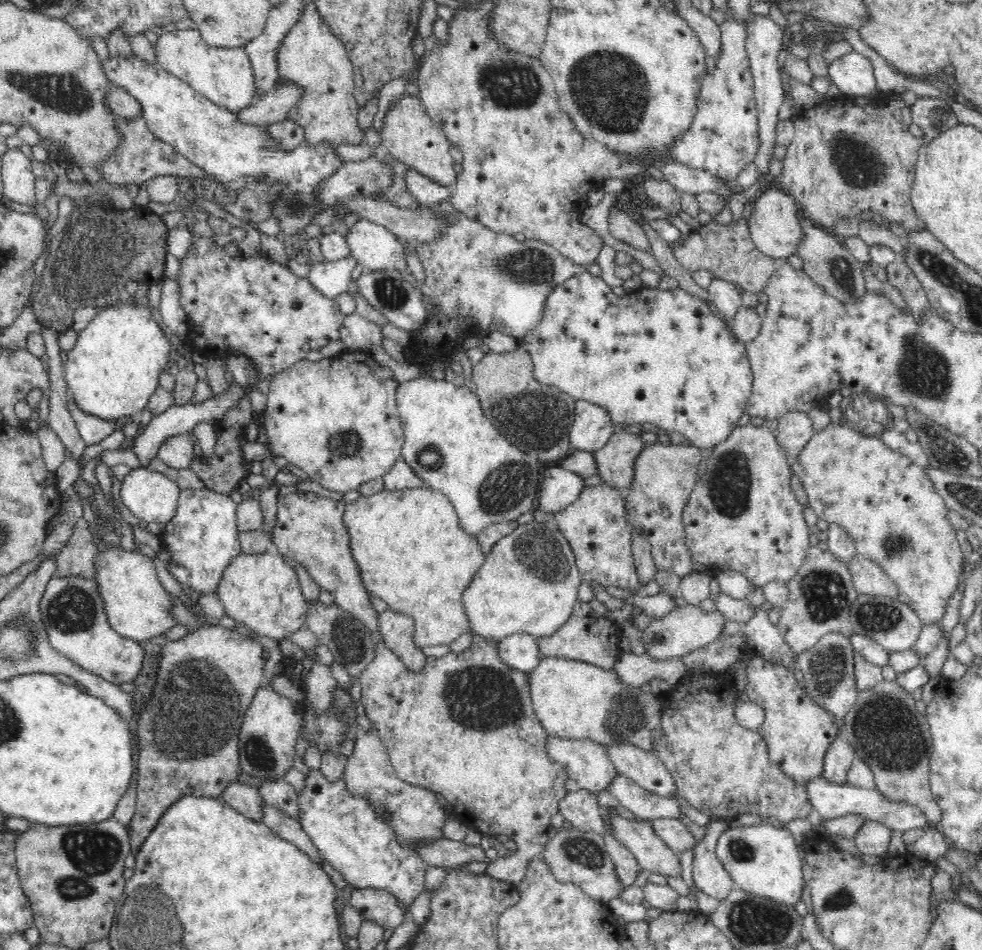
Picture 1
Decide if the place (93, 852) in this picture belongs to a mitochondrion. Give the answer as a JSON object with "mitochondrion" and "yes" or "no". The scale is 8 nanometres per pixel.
{"mitochondrion":"yes"}

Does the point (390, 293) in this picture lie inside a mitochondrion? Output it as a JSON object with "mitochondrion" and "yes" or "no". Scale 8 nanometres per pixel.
{"mitochondrion":"yes"}

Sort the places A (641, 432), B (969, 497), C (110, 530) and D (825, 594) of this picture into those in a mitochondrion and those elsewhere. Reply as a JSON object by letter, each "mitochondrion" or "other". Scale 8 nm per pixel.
{"A":"other","B":"mitochondrion","C":"other","D":"mitochondrion"}

